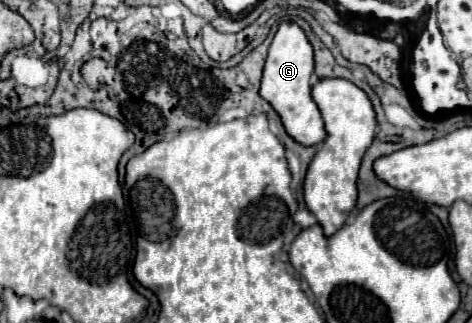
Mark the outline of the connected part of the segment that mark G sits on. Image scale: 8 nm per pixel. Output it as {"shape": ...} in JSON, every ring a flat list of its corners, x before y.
{"shape":[[285,21,279,25,273,43,269,45,269,55,263,67,259,95,277,111,283,121,285,131,301,145,317,145,325,139,323,119,317,105,311,99,311,75,313,75,313,49,305,33,297,23]]}

